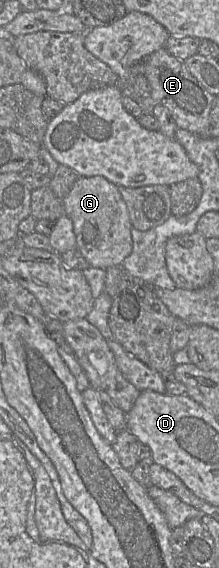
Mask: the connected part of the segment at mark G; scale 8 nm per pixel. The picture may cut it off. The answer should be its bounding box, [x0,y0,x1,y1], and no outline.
[62,176,133,269]

